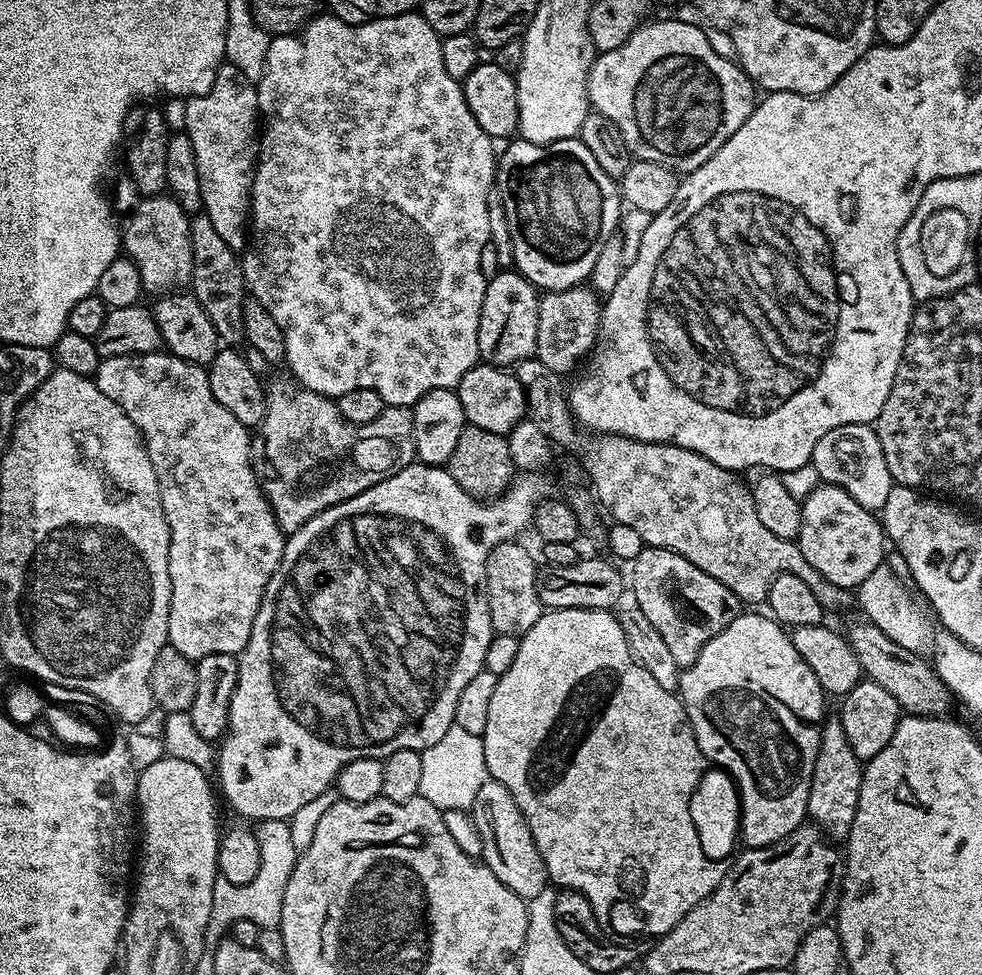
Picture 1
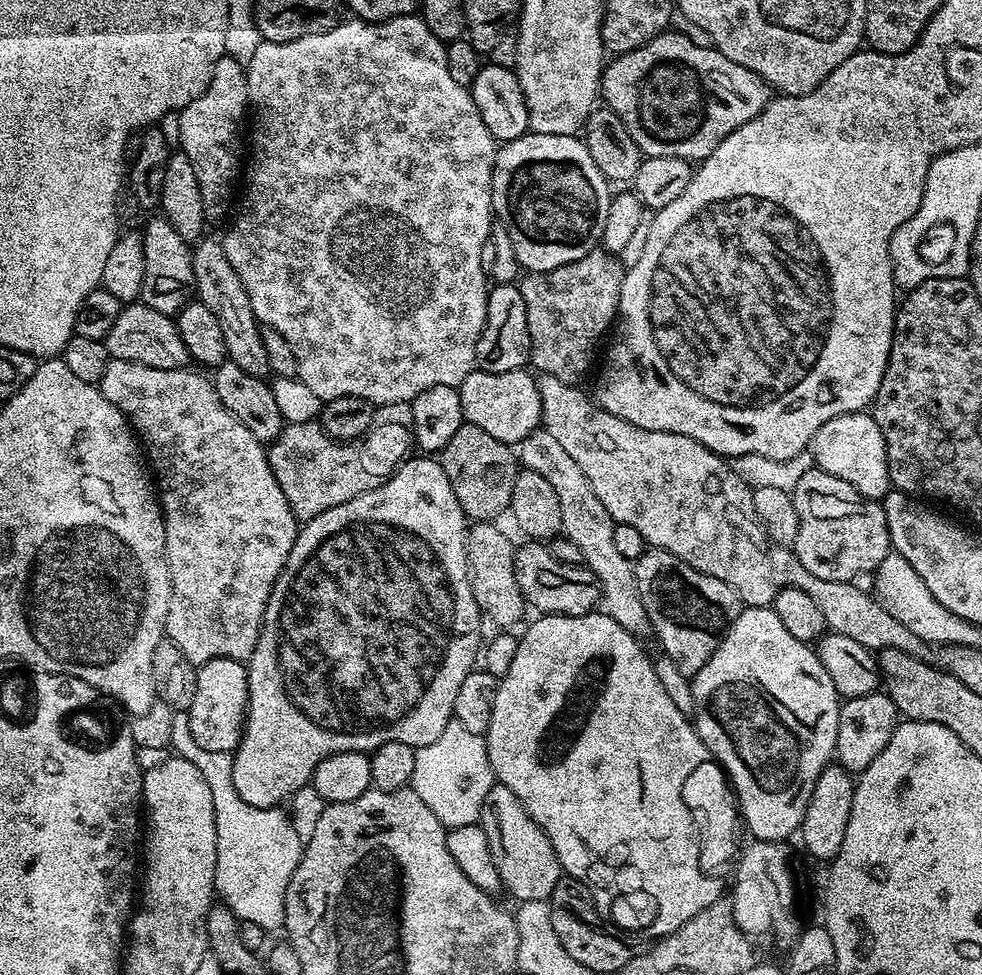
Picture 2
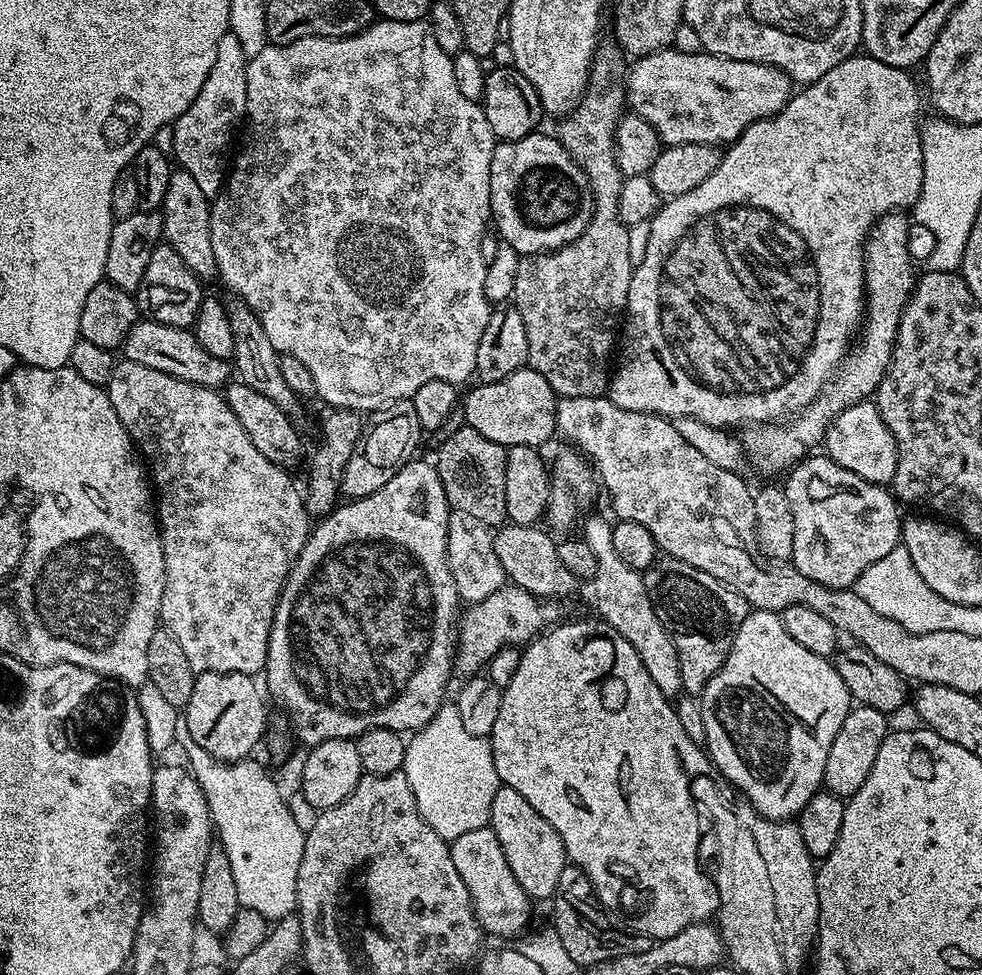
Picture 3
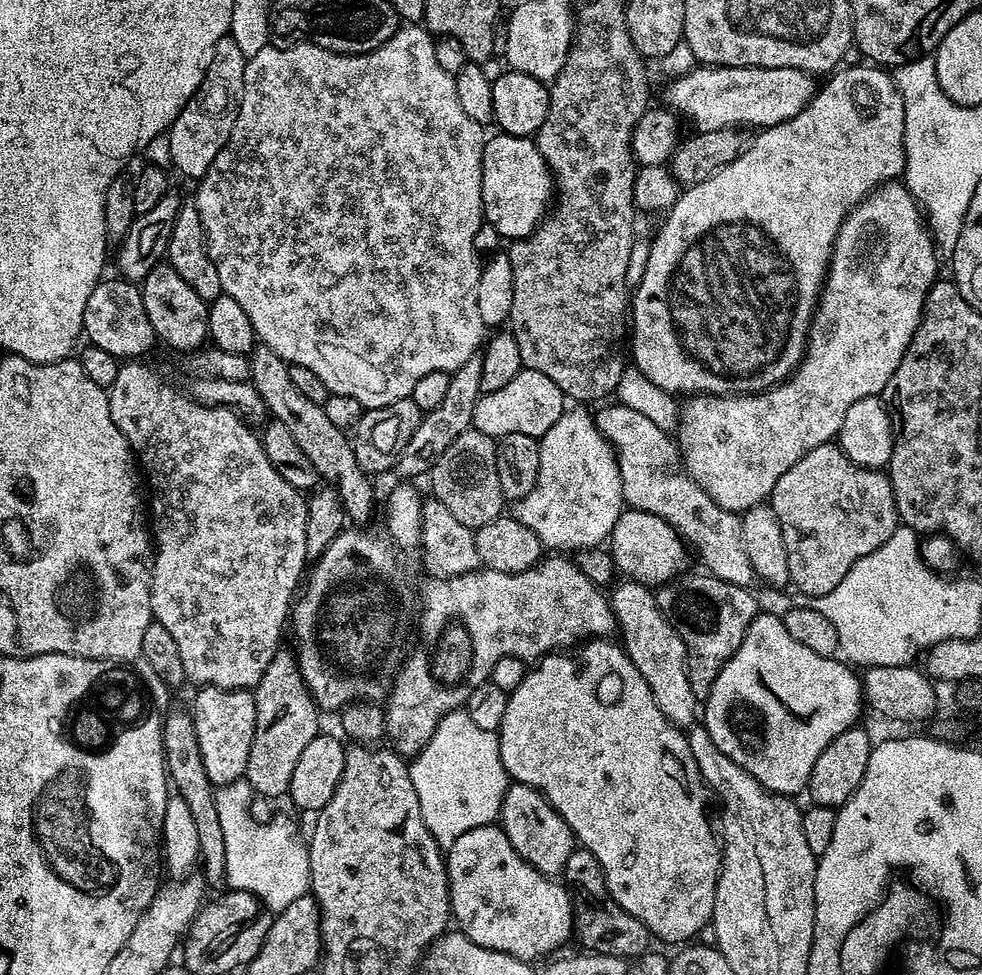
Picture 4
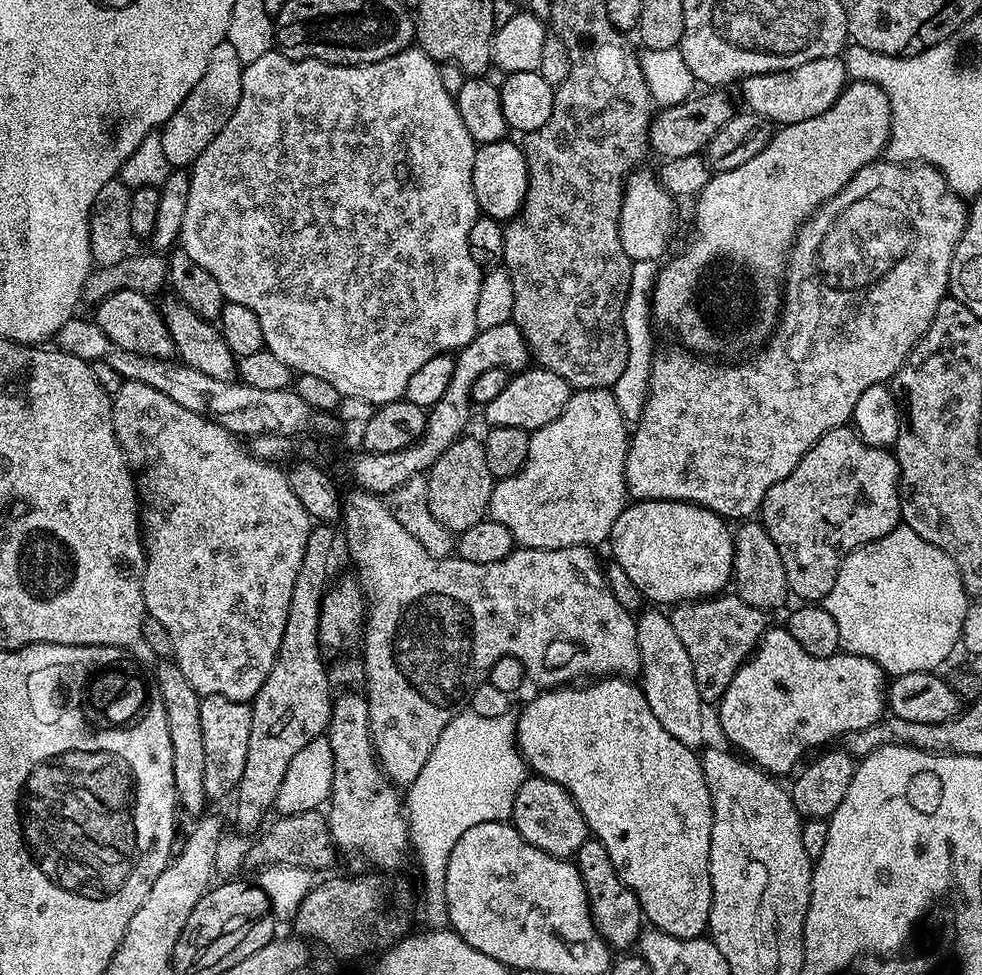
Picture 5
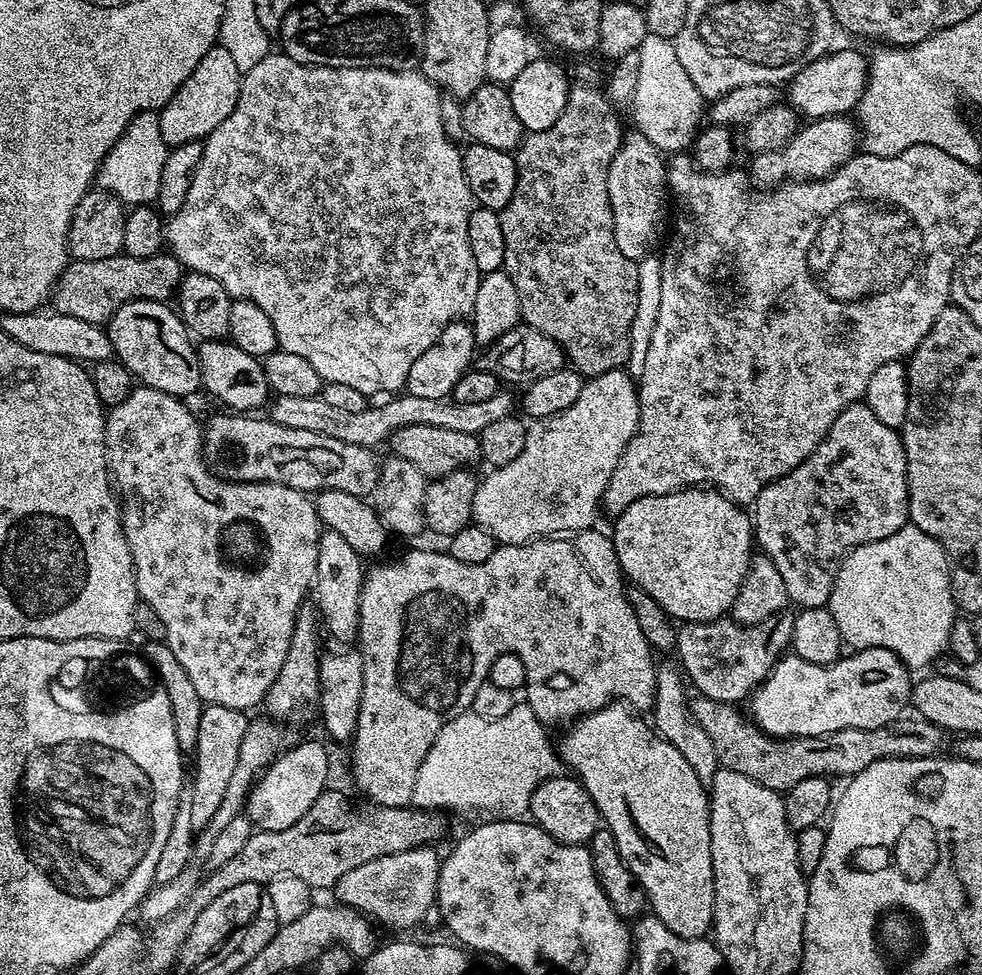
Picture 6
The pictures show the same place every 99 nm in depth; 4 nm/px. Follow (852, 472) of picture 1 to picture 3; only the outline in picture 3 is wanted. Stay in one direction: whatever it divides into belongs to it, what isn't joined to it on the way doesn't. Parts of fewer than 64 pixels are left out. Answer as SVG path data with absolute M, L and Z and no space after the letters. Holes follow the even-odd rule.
M871 399L839 412L824 435L822 448L831 460L838 462L838 466L846 466L846 470L858 474L858 478L871 484L891 485L894 466L898 466L898 450L894 434Z

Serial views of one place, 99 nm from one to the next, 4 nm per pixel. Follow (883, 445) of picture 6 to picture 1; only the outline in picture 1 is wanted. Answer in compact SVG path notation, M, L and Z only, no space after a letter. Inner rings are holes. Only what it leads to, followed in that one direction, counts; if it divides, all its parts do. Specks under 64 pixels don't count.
M821 482L803 500L800 509L802 510L802 526L798 543L802 554L806 558L806 562L810 562L810 566L814 566L814 570L818 570L818 574L822 574L822 578L826 578L834 586L849 590L859 589L860 584L866 582L866 578L870 578L870 574L874 574L874 570L878 570L885 563L886 537L883 523L873 509L863 508L858 502L854 502L854 498L850 498L850 494L846 494L846 490Z

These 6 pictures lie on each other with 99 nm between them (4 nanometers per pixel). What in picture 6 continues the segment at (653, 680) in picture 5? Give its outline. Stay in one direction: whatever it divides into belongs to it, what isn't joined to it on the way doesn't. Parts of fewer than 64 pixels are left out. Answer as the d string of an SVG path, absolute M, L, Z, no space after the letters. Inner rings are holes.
M660 662L656 665L656 702L650 709L650 720L656 731L675 746L678 754L682 754L682 758L686 758L686 762L694 766L698 782L702 782L704 788L711 789L714 774L722 765L714 750L714 742L710 742L710 734L706 734L706 730L702 730L699 722L692 717L685 677L681 669L675 663L672 664Z

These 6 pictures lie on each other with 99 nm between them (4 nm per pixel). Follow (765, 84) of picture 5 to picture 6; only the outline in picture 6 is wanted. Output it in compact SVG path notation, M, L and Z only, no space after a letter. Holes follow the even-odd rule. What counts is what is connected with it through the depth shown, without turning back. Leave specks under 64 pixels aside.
M838 48L829 51L826 56L819 56L787 81L787 103L791 104L801 117L808 116L804 118L809 121L851 113L859 104L864 88L868 85L869 61L866 56L852 48Z

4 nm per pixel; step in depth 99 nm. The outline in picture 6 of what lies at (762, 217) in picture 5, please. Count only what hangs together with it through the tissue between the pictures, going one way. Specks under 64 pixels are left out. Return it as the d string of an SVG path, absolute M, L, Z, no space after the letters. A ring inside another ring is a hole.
M847 115L824 116L805 123L779 152L761 152L750 167L750 176L760 186L775 186L794 180L820 180L838 169L858 152L858 128Z

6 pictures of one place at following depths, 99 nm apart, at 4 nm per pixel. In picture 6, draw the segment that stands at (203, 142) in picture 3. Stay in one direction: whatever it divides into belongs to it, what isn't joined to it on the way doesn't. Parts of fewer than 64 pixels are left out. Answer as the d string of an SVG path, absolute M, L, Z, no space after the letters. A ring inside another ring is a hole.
M219 46L206 50L202 62L194 66L194 74L178 86L174 98L159 109L158 123L162 126L162 138L169 149L182 146L186 142L203 141L236 109L240 97L242 73L238 70L234 58Z

